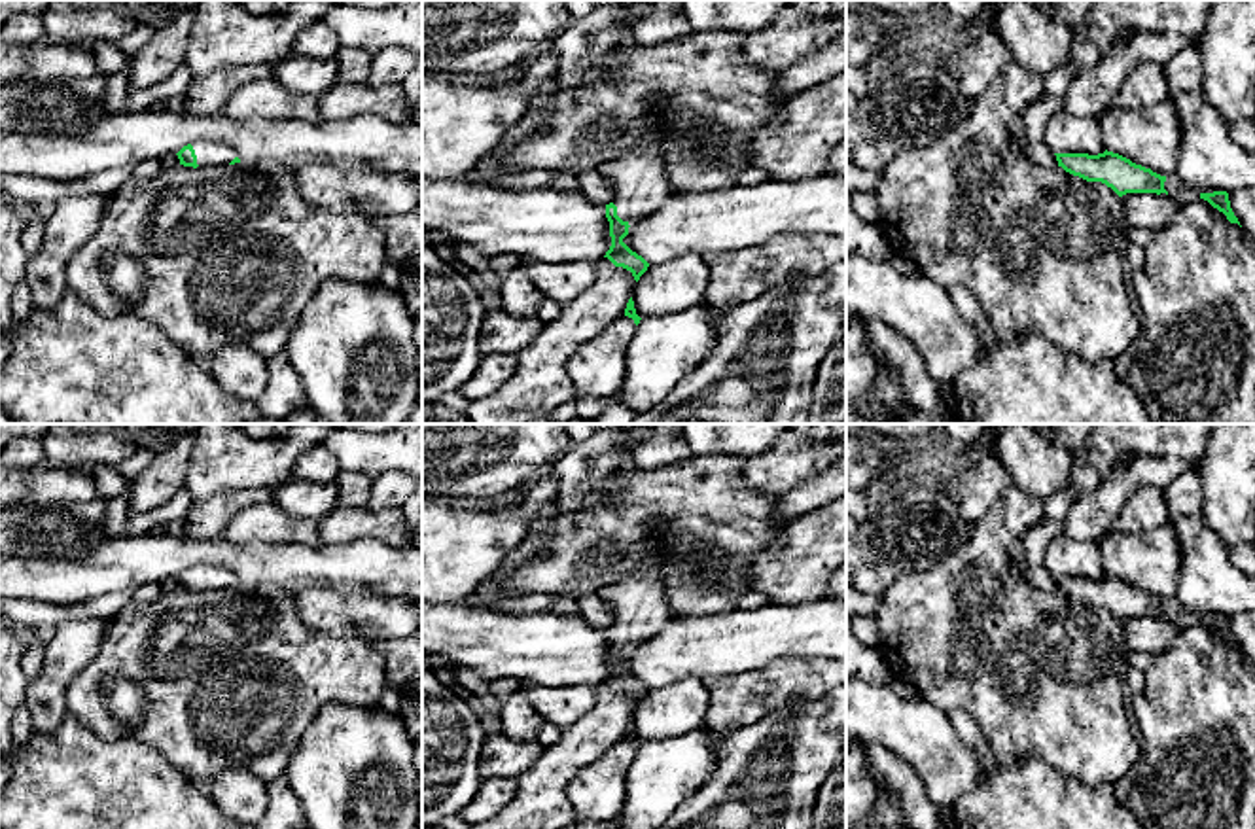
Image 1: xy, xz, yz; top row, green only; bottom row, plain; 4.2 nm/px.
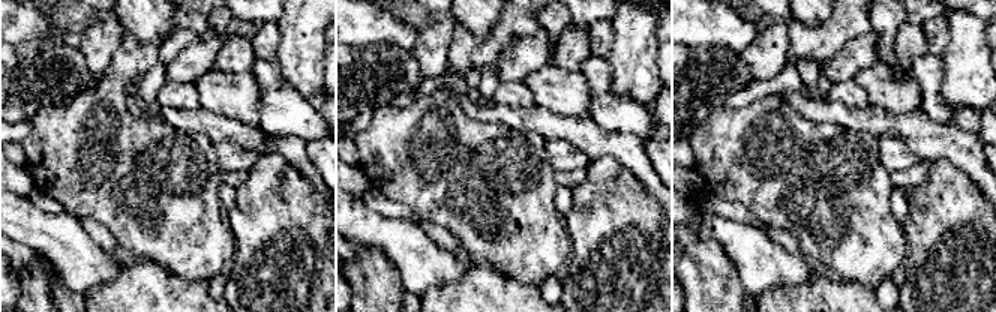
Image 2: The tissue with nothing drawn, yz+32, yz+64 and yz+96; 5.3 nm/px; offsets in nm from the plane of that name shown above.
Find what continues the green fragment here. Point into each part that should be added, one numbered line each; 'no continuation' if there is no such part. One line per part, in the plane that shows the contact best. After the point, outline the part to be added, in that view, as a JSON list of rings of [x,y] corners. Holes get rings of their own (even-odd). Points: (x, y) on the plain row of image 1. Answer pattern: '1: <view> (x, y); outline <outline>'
1: xz (638, 604); outline [[[655,519],[649,528],[651,534],[640,551],[640,570],[600,592],[613,619],[617,640],[628,647],[653,638],[672,617],[663,577],[663,562],[668,555],[663,534],[668,524]]]

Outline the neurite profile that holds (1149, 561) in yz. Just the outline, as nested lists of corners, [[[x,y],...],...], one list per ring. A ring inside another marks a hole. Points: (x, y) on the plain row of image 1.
[[[1170,522],[1149,532],[1109,530],[1096,543],[1107,575],[1160,600],[1175,598],[1181,545]]]

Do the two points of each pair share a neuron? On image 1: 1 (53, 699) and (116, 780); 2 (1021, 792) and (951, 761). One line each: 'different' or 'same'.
1: different
2: different

